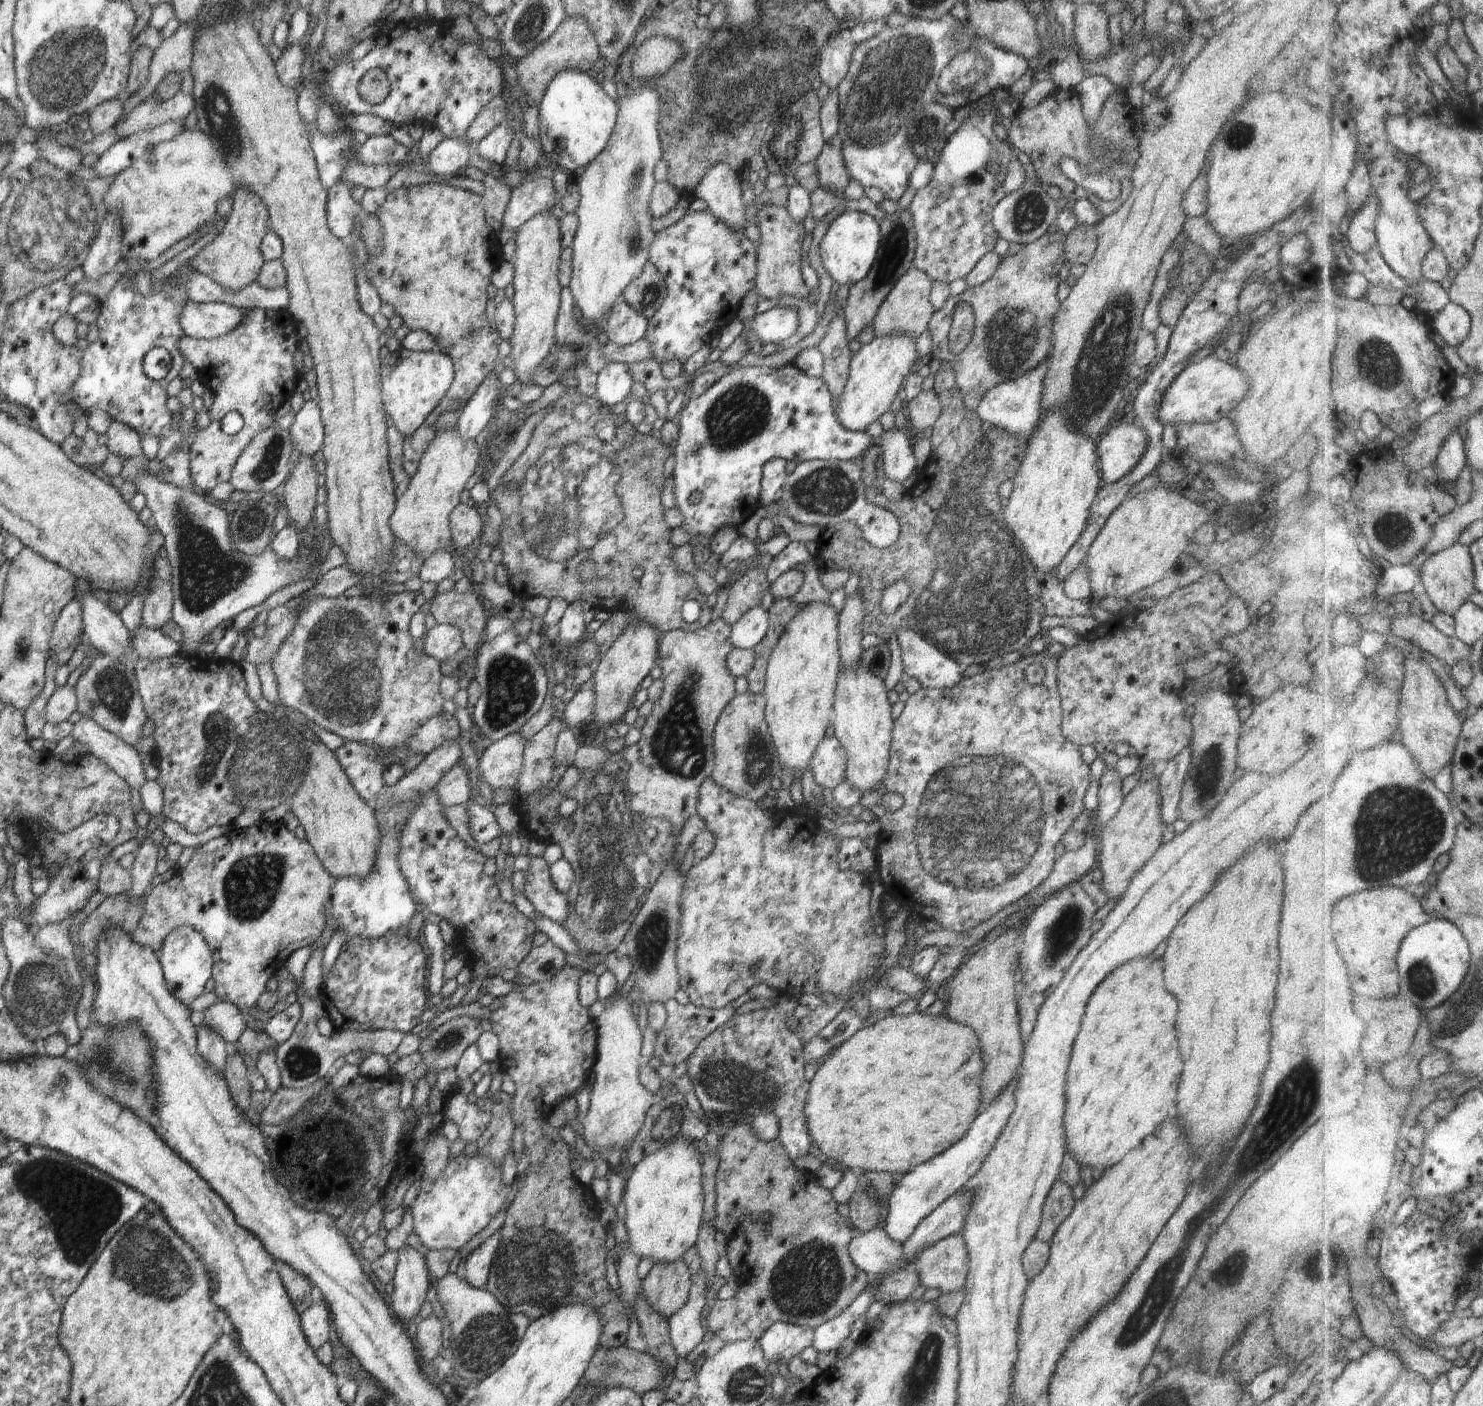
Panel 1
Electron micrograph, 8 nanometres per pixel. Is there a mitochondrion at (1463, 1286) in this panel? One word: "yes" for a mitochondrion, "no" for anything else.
no

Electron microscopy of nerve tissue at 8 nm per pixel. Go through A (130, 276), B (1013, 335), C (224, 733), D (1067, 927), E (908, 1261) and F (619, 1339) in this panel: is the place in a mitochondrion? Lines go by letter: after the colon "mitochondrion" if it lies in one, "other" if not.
A: other
B: mitochondrion
C: mitochondrion
D: mitochondrion
E: other
F: other

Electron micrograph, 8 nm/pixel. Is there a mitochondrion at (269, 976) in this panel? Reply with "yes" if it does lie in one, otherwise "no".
no

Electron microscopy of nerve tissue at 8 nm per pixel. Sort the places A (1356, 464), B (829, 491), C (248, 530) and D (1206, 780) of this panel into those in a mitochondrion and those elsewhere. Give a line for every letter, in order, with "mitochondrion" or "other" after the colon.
A: other
B: mitochondrion
C: mitochondrion
D: mitochondrion

